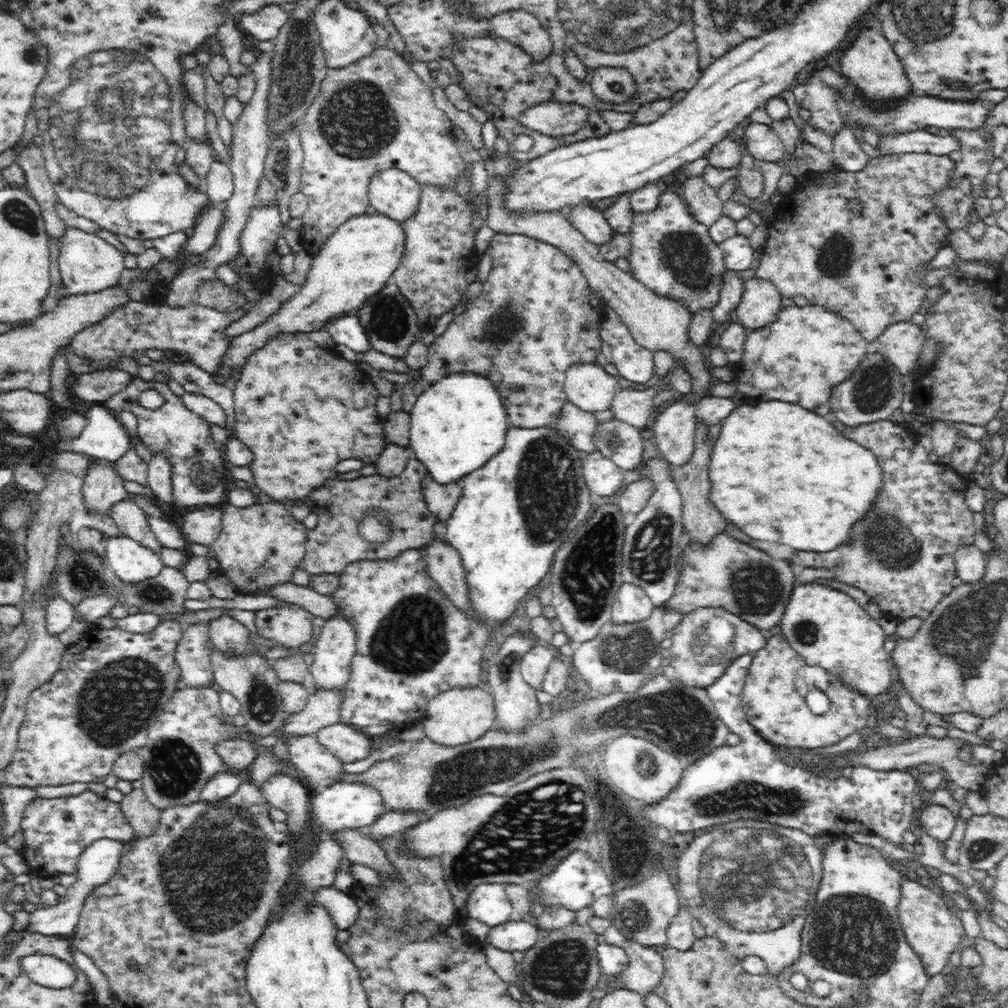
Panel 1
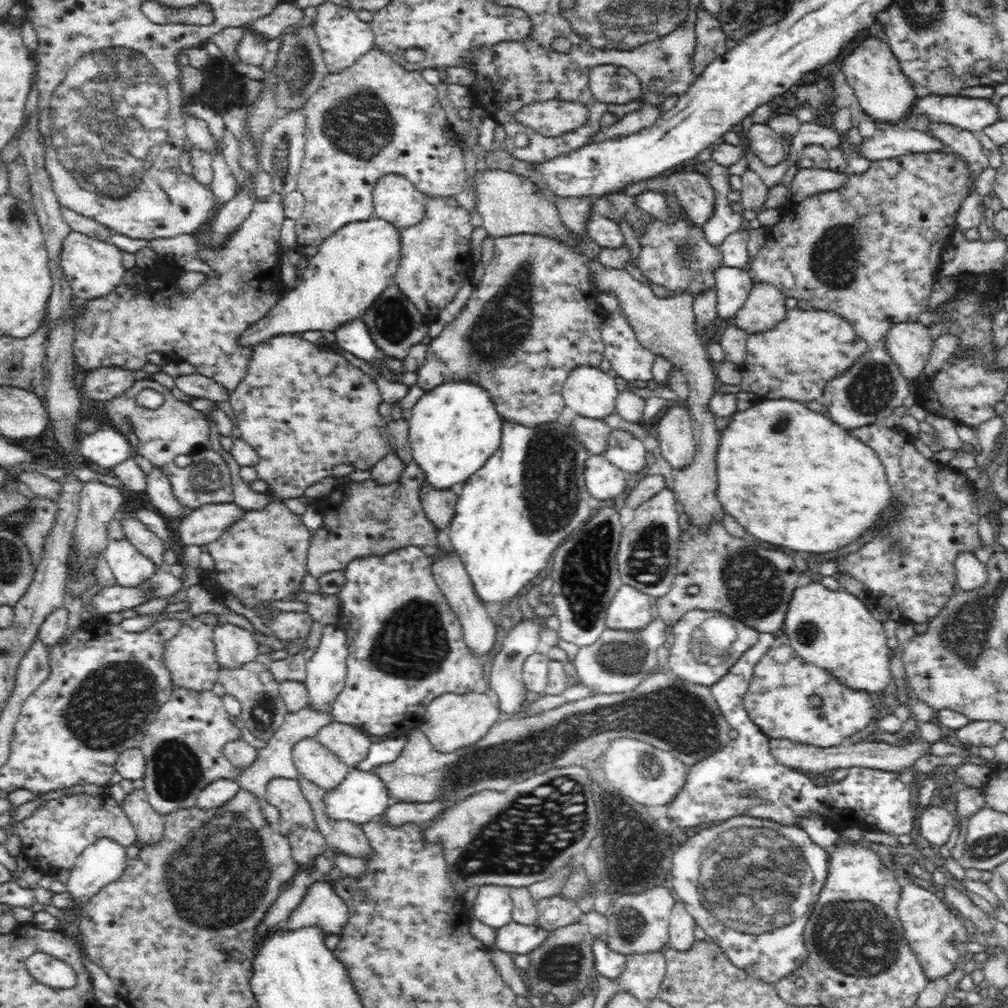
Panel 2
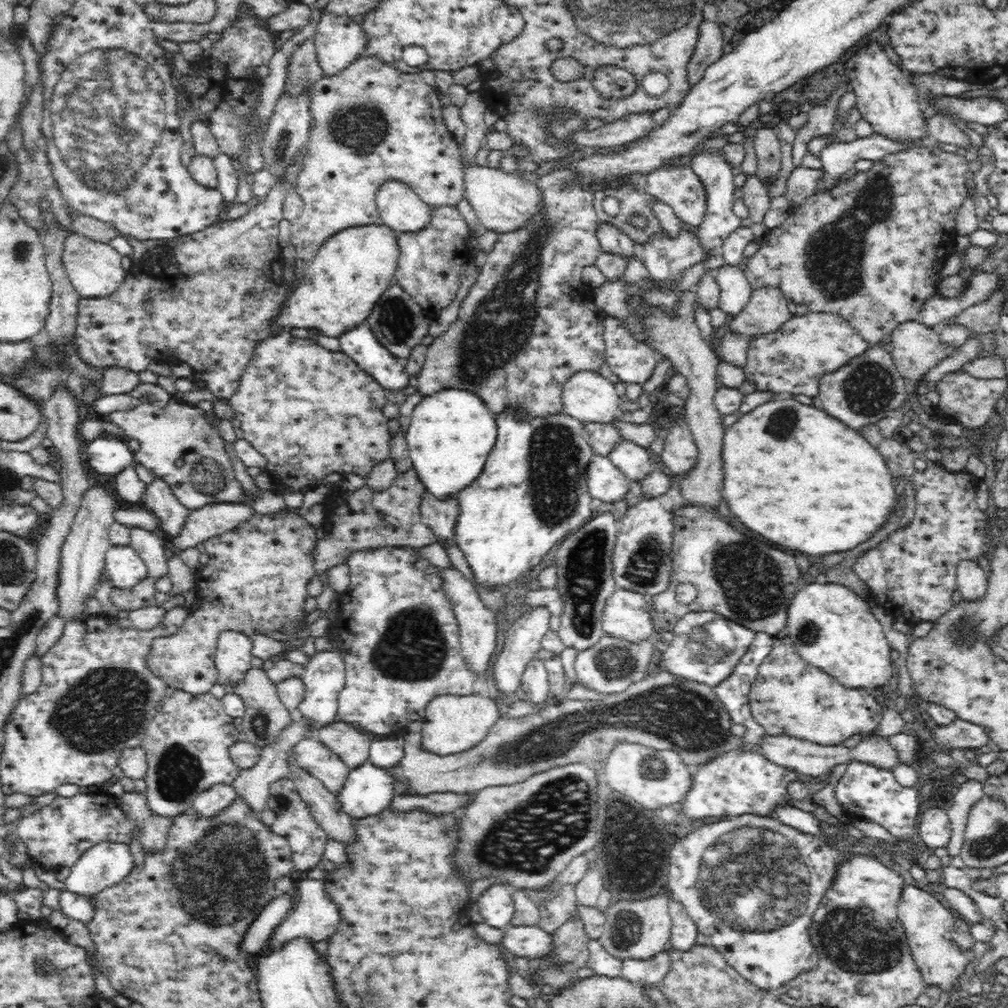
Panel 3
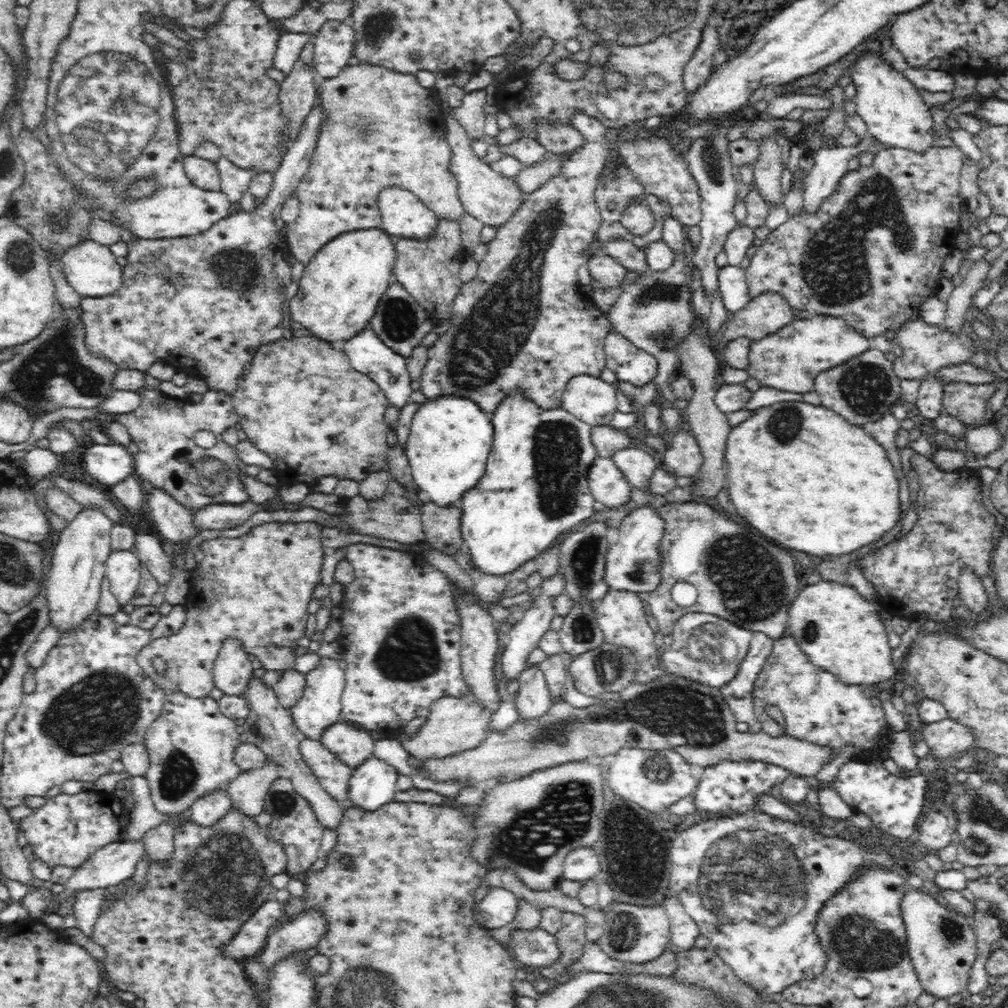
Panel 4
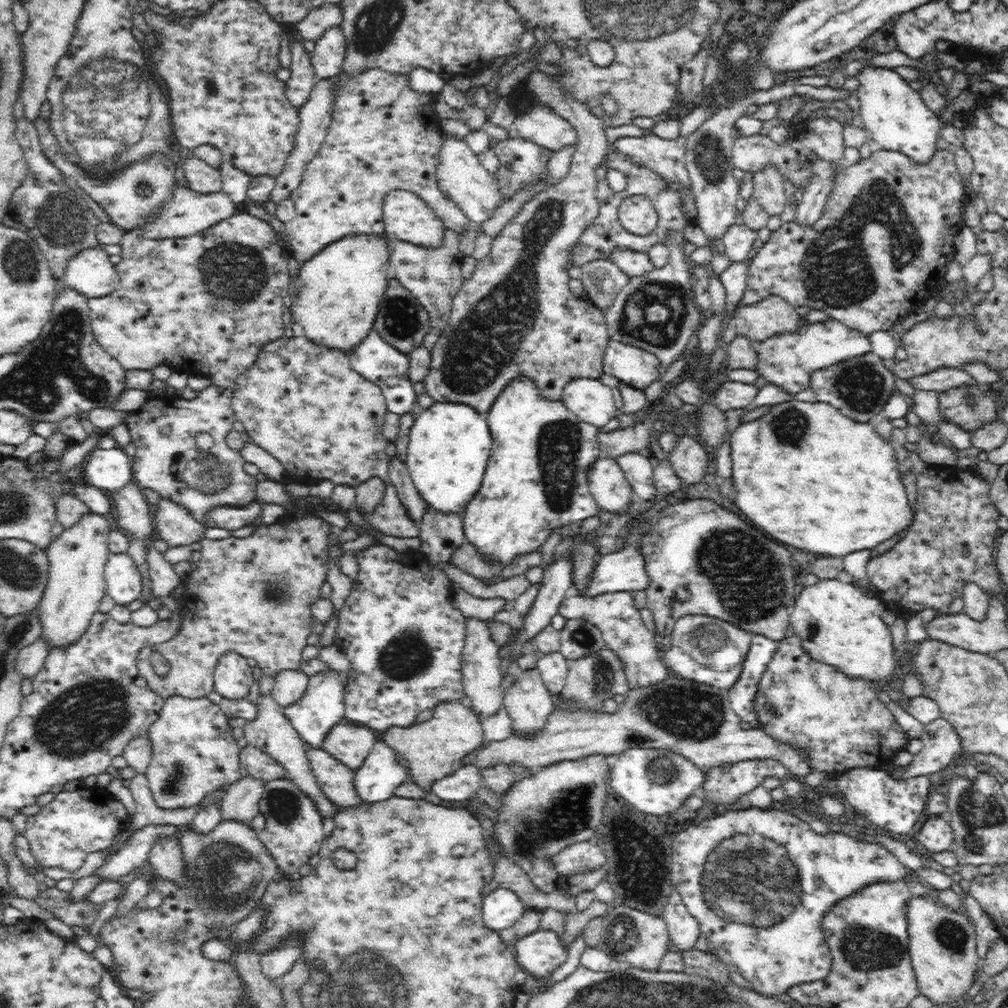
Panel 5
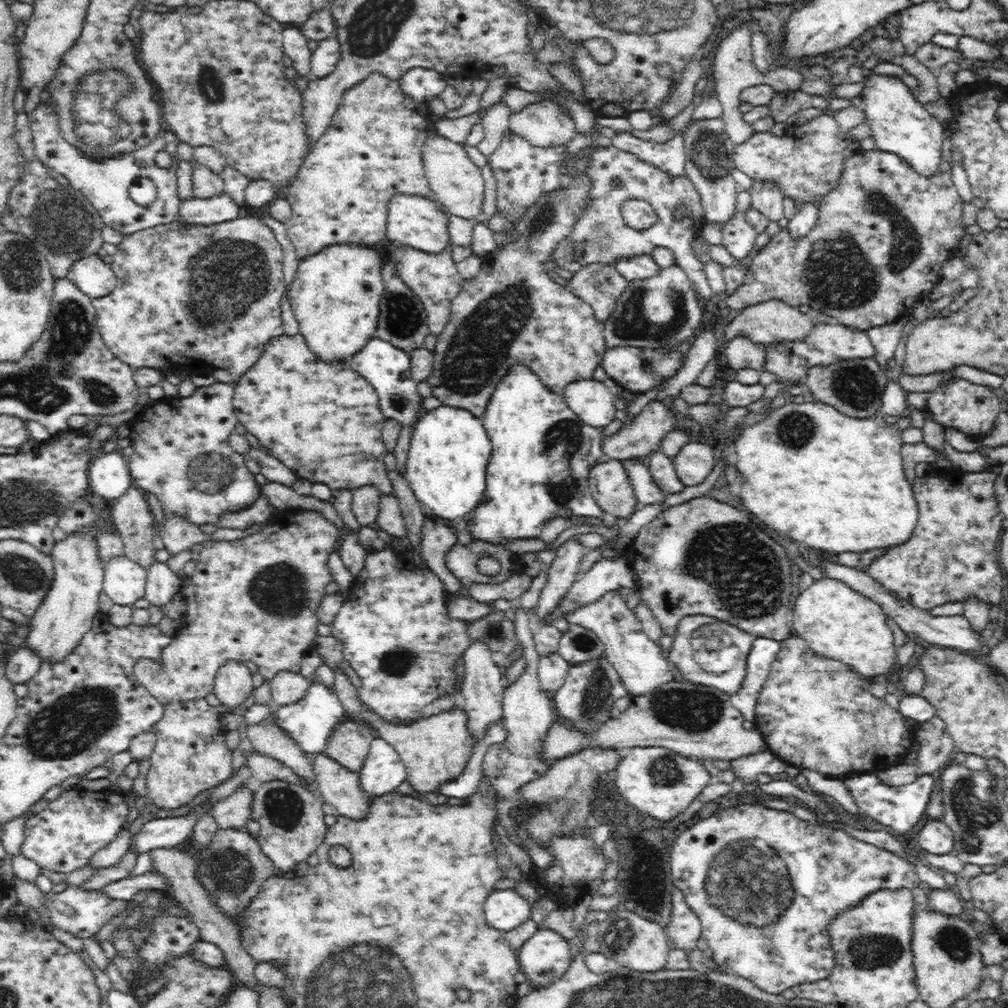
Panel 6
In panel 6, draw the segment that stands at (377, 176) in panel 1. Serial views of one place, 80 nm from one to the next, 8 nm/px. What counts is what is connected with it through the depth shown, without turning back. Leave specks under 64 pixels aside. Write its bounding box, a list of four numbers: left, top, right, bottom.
[387,193,450,254]

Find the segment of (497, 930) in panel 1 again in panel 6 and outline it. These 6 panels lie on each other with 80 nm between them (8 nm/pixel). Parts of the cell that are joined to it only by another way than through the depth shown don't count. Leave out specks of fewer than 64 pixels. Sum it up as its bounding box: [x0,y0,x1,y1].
[516,929,572,988]

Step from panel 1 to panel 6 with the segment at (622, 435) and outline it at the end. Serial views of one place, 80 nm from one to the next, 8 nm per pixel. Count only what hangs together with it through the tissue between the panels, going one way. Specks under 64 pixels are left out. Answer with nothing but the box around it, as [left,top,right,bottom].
[619,458,666,506]

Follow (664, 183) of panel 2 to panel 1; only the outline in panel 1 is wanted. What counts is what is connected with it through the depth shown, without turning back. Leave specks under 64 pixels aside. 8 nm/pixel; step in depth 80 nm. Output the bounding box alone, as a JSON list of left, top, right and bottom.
[682,176,724,227]

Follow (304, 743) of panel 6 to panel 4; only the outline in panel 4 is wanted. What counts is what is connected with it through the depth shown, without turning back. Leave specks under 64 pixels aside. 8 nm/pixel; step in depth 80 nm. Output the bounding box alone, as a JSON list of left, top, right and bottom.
[289,658,345,740]

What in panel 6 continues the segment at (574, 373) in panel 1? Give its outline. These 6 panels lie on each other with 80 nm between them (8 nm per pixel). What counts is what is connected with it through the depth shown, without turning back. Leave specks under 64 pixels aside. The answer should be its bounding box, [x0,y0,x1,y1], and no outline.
[563,379,616,427]

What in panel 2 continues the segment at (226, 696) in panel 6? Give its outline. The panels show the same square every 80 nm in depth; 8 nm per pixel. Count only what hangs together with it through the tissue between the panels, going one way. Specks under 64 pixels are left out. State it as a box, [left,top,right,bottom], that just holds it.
[213,620,258,667]

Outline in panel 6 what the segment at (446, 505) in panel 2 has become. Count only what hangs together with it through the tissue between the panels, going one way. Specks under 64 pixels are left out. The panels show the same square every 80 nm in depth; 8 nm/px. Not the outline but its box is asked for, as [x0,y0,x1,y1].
[419,518,464,592]

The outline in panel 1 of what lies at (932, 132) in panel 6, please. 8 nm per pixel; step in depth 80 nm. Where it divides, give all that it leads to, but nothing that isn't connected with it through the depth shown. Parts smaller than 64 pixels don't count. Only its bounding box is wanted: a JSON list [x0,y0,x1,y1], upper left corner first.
[840,28,911,103]

